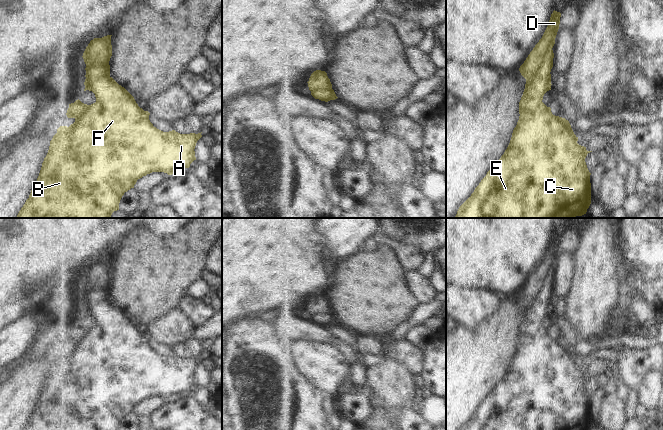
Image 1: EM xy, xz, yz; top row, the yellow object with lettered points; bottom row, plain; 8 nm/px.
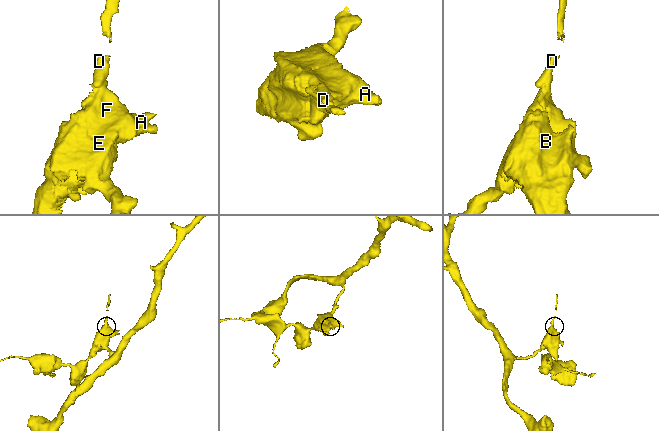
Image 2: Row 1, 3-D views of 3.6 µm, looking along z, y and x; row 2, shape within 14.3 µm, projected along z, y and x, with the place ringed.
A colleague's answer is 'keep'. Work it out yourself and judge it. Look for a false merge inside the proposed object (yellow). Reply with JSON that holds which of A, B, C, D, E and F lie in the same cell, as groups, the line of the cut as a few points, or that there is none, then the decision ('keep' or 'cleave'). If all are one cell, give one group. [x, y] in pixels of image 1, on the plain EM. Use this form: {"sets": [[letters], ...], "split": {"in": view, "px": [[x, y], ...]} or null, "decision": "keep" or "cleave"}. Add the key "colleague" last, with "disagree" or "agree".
{"sets": [["A", "B", "C", "E", "F"], ["D"]], "split": {"in": "yz", "px": [[551, 272], [546, 277], [538, 294], [526, 303]]}, "decision": "cleave", "colleague": "disagree"}

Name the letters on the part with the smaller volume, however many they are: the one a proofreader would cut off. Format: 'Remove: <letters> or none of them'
Remove: D

